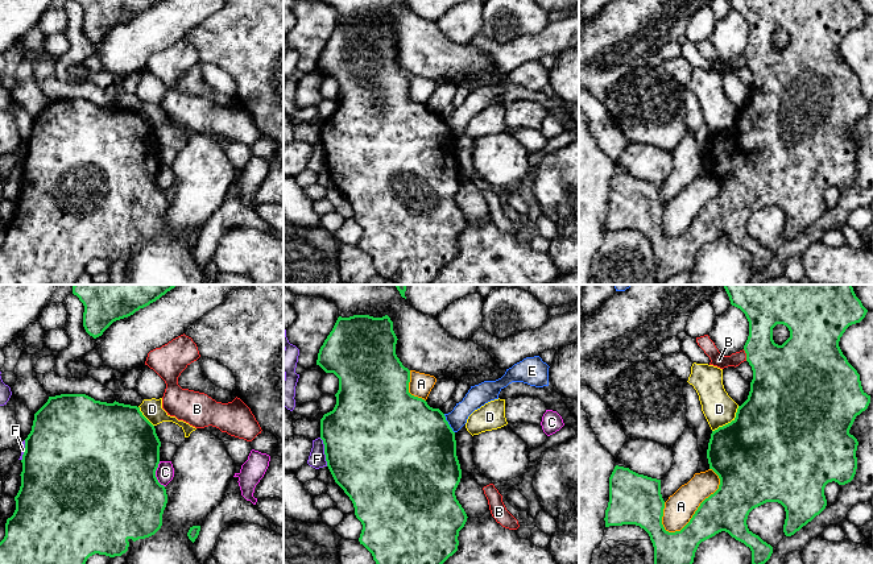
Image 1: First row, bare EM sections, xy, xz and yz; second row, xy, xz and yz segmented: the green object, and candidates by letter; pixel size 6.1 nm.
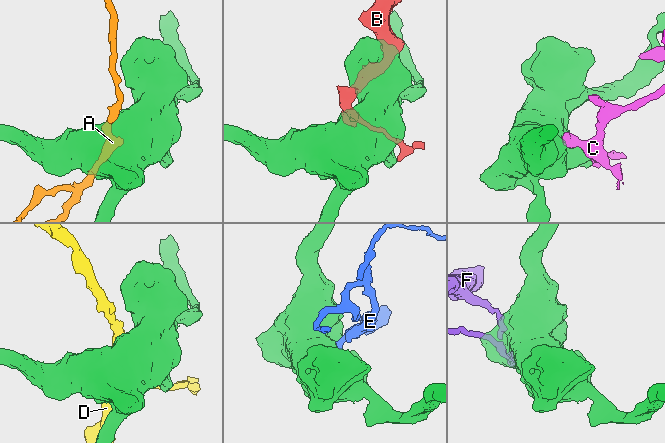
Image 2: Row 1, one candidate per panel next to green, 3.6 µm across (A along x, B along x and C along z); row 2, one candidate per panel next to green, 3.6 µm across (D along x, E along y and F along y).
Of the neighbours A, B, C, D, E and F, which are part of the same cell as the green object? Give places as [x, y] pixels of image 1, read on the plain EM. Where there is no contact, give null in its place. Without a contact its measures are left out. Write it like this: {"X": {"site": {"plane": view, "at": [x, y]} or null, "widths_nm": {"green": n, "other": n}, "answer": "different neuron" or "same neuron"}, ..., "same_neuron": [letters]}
{"A": {"site": {"plane": "yz", "at": [700, 210]}, "widths_nm": {"green": 260, "other": 180}, "answer": "different neuron"}, "B": {"site": {"plane": "yz", "at": [747, 59]}, "widths_nm": {"green": 360, "other": 90}, "answer": "different neuron"}, "C": {"site": {"plane": "xy", "at": [154, 179]}, "widths_nm": {"green": 500, "other": 110}, "answer": "different neuron"}, "D": {"site": {"plane": "yz", "at": [728, 128]}, "widths_nm": {"green": 500, "other": 200}, "answer": "different neuron"}, "E": {"site": {"plane": "xz", "at": [447, 128]}, "widths_nm": {"green": 500, "other": 140}, "answer": "different neuron"}, "F": {"site": {"plane": "xz", "at": [325, 157]}, "widths_nm": {"green": 500, "other": 110}, "answer": "different neuron"}, "same_neuron": []}

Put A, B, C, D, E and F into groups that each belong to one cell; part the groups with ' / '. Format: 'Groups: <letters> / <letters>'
Groups: A / B E / C / D / F

